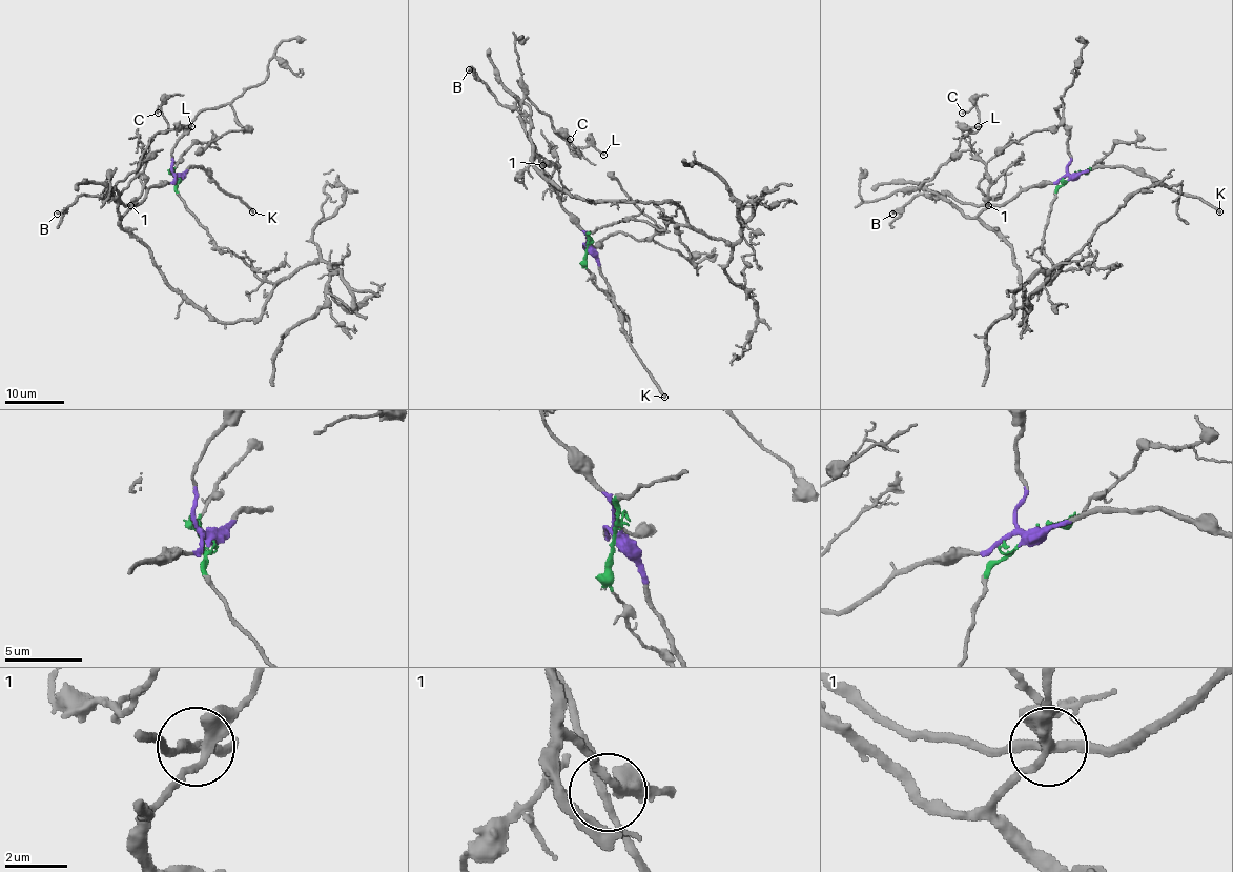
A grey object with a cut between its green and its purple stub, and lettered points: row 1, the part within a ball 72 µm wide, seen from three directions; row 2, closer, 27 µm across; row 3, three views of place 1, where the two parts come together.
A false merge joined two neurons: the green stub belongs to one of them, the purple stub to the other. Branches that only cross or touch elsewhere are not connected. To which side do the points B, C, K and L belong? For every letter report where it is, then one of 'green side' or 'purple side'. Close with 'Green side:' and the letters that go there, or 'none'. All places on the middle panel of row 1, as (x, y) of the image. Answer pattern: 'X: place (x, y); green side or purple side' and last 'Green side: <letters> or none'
B: place (469, 69); green side
C: place (570, 139); purple side
K: place (664, 397); purple side
L: place (603, 155); purple side
Green side: B

